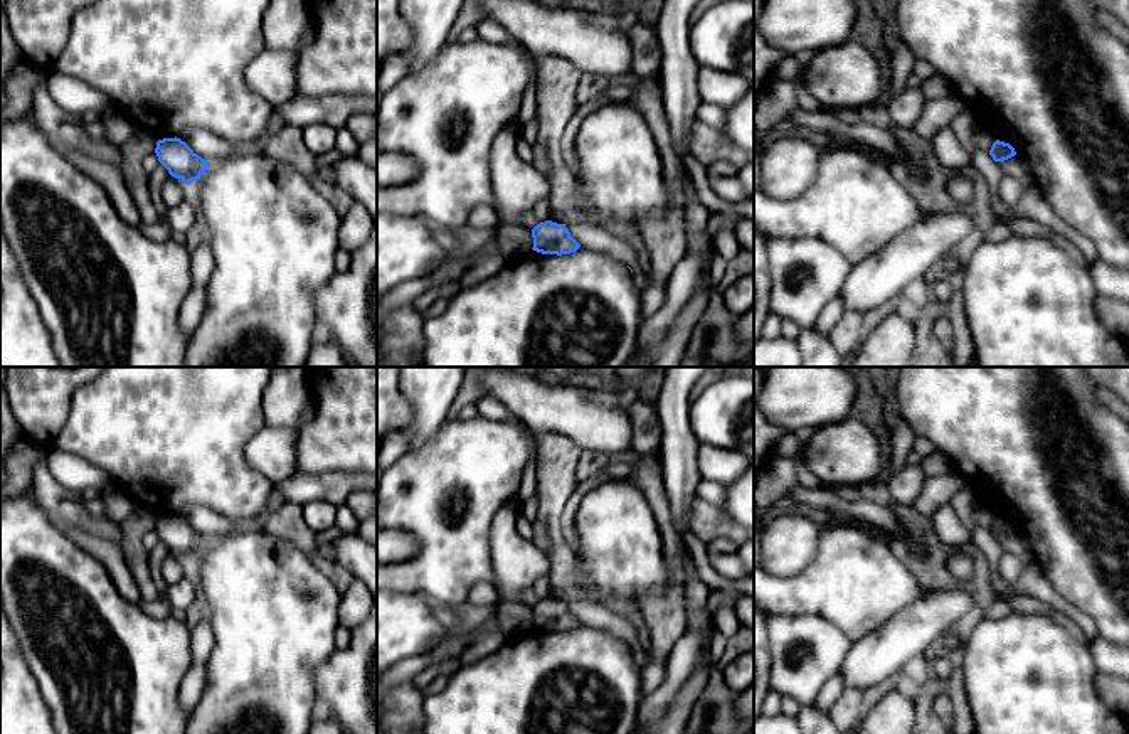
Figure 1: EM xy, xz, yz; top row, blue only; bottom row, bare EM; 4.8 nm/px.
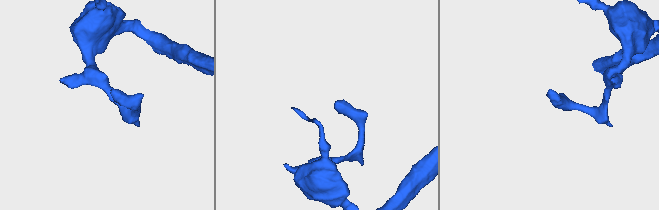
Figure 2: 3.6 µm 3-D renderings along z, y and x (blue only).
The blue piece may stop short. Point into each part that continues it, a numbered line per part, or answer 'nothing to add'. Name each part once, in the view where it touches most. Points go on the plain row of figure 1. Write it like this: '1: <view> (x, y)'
nothing to add

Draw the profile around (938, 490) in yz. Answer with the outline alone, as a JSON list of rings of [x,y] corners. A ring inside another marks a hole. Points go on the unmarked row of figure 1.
[[[954,470],[941,476],[927,476],[914,507],[920,515],[932,517],[941,507],[951,503],[959,487],[961,478]]]

